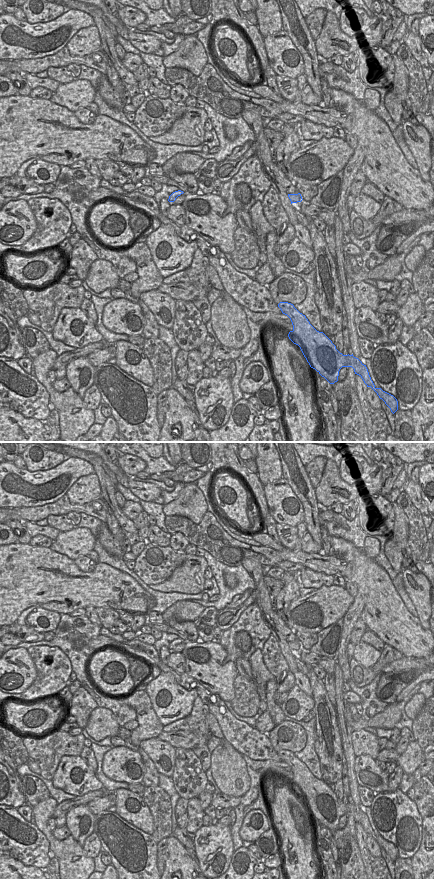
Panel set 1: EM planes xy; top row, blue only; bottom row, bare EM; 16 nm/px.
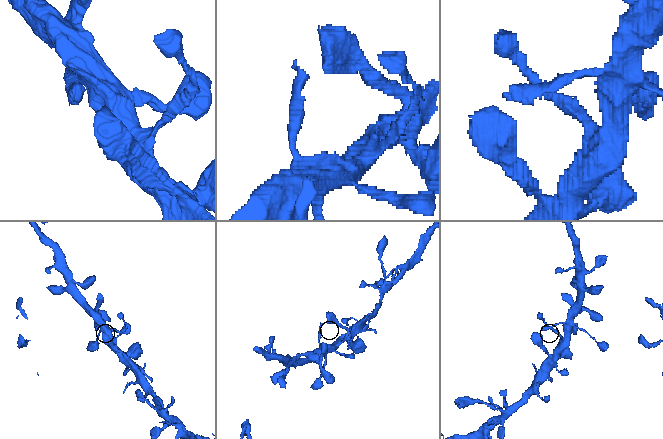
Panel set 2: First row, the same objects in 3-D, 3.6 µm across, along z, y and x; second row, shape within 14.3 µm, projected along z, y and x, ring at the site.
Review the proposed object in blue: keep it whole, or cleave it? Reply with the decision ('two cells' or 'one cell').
one cell

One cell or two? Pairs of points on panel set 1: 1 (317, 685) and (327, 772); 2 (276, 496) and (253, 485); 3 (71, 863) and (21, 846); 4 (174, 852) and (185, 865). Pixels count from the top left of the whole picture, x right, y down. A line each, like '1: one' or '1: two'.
1: one
2: two
3: two
4: one

